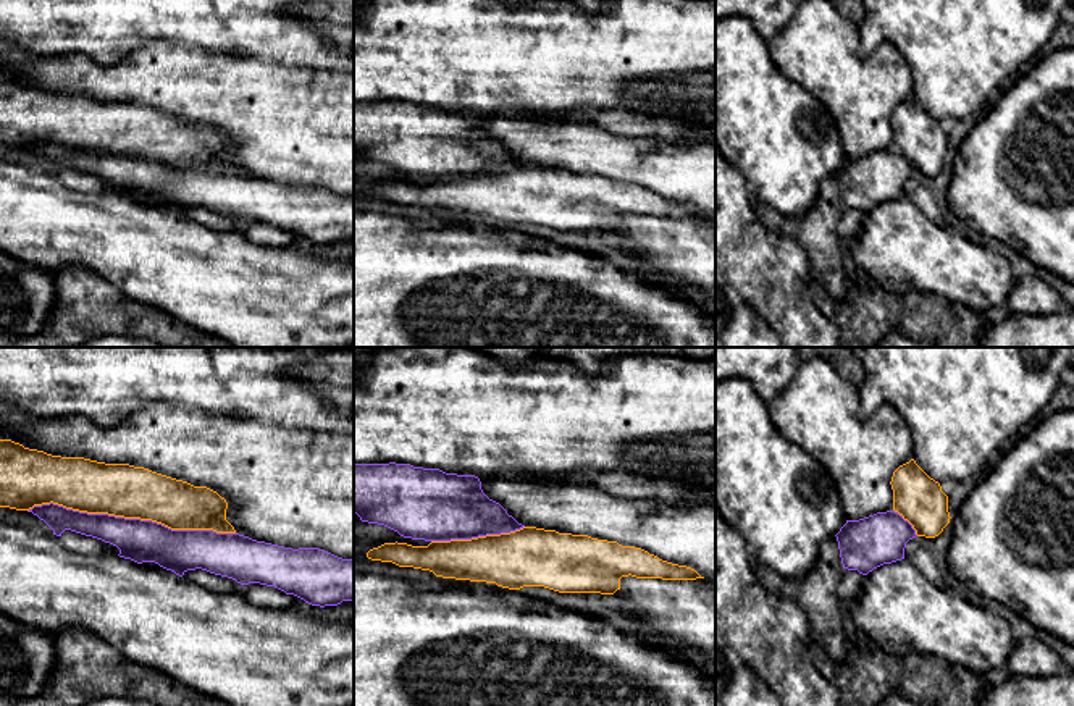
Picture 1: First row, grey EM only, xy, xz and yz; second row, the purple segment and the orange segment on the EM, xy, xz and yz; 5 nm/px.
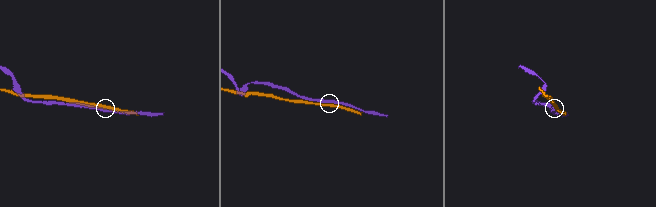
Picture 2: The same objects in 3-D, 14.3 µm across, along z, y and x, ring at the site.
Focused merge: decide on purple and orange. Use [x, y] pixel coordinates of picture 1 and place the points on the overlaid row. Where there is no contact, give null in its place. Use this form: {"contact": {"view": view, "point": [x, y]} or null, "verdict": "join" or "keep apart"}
{"contact": {"view": "xy", "point": [131, 519]}, "verdict": "keep apart"}

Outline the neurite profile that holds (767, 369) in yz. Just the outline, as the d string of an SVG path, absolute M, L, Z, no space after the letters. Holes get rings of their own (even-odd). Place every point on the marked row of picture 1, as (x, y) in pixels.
M715 347L715 385L728 378L748 380L756 396L769 404L793 378L798 362L798 347Z

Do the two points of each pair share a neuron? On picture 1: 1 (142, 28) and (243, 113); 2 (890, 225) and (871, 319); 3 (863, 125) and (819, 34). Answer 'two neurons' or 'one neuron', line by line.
1: two neurons
2: two neurons
3: one neuron

